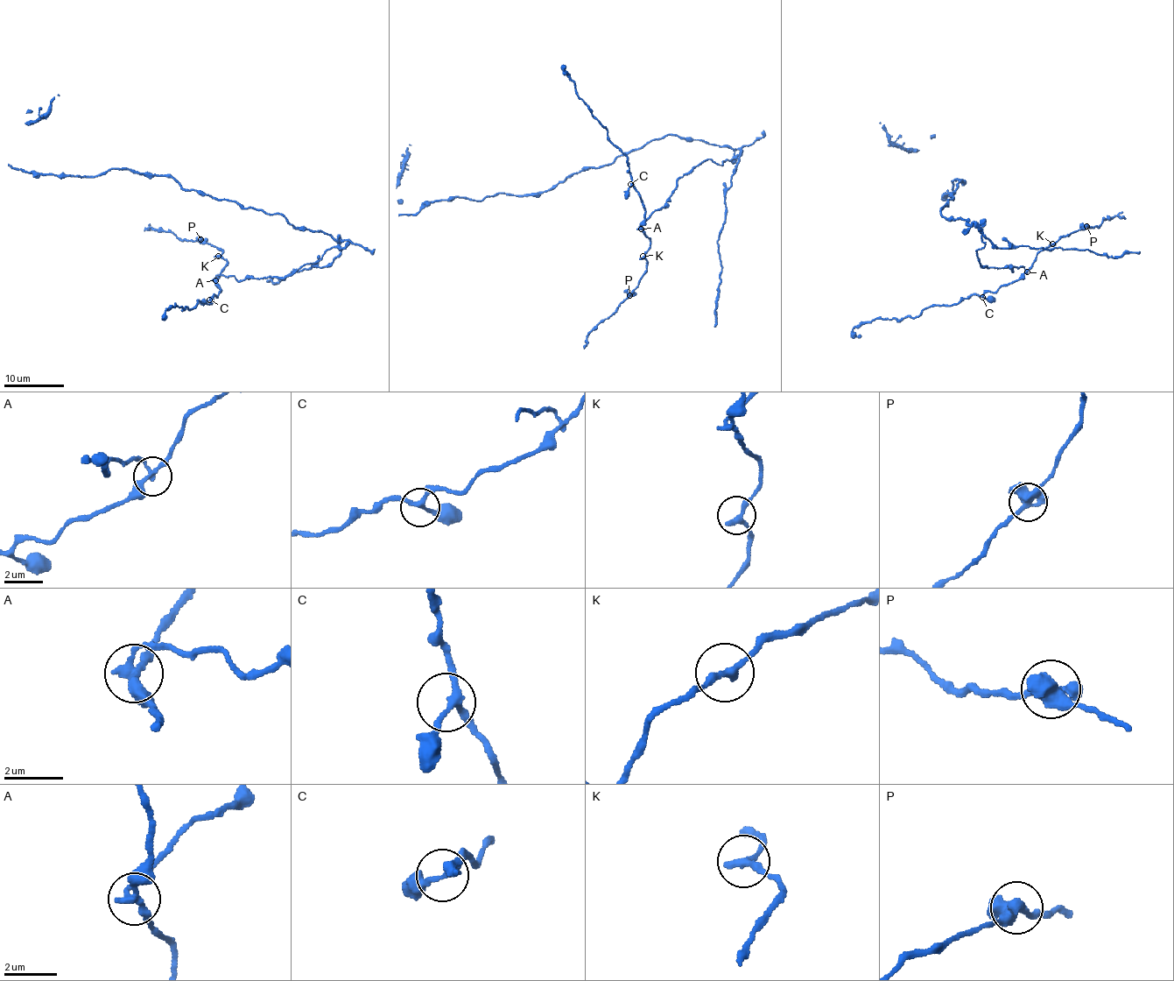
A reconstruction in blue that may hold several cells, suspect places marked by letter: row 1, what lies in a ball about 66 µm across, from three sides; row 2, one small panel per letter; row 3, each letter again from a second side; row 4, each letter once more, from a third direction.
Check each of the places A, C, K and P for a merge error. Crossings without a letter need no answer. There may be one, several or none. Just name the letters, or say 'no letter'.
A, P

